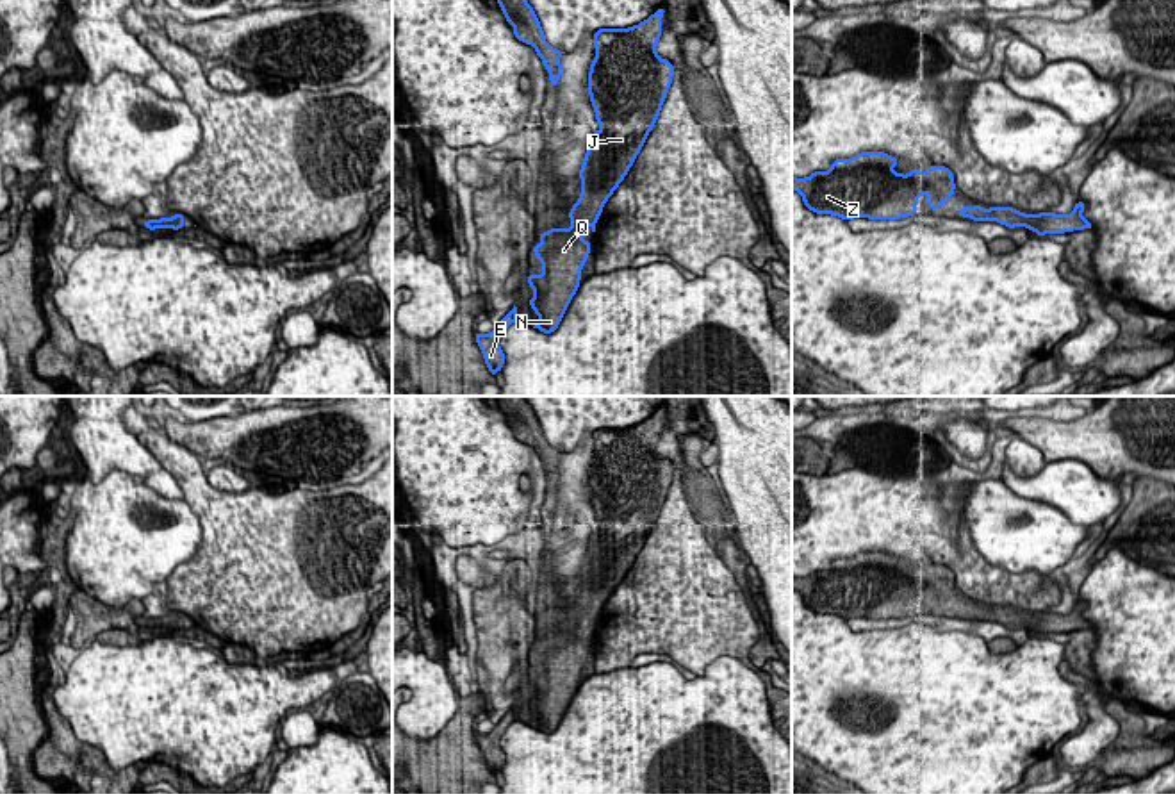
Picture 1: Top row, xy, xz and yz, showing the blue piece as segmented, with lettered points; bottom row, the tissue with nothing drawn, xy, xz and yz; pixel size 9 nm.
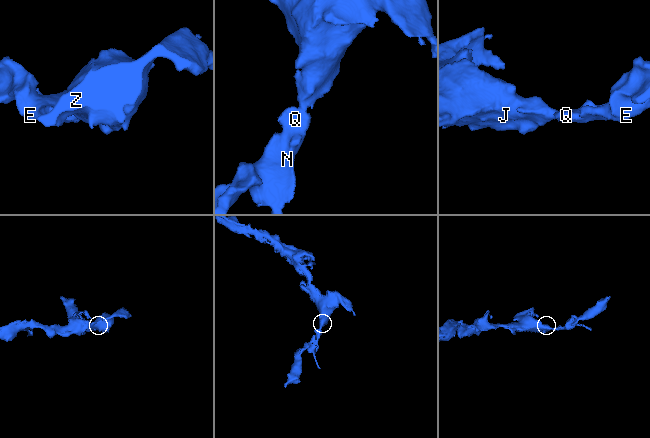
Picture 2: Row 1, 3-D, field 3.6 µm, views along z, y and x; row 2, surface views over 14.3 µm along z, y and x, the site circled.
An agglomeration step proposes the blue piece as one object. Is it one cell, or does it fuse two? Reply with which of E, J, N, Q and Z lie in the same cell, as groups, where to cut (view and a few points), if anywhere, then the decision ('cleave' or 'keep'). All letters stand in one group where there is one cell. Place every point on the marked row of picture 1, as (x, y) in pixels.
E J N Q Z | no cut | keep

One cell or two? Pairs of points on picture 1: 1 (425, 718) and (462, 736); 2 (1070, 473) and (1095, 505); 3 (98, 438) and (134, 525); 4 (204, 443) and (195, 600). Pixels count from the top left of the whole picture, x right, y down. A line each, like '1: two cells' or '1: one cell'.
1: two cells
2: one cell
3: two cells
4: two cells

